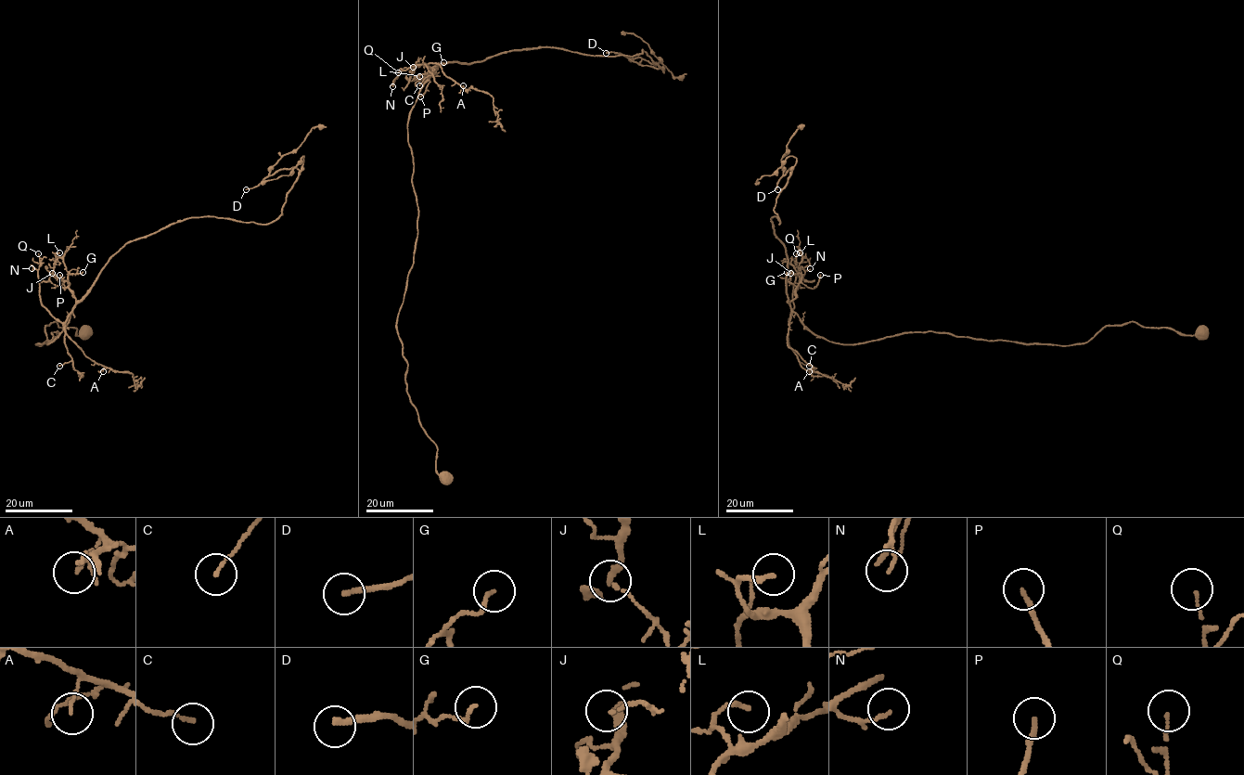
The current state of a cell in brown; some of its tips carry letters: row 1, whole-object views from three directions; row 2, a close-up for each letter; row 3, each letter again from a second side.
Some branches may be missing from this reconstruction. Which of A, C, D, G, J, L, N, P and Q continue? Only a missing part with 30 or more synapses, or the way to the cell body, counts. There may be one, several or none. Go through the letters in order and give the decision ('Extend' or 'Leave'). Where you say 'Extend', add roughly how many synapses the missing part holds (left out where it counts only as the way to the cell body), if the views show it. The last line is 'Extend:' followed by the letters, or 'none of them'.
A: Leave
C: Leave
D: Extend. Roughly 45 synapses
G: Leave
J: Leave
L: Leave
N: Leave
P: Leave
Q: Leave
Extend: D

